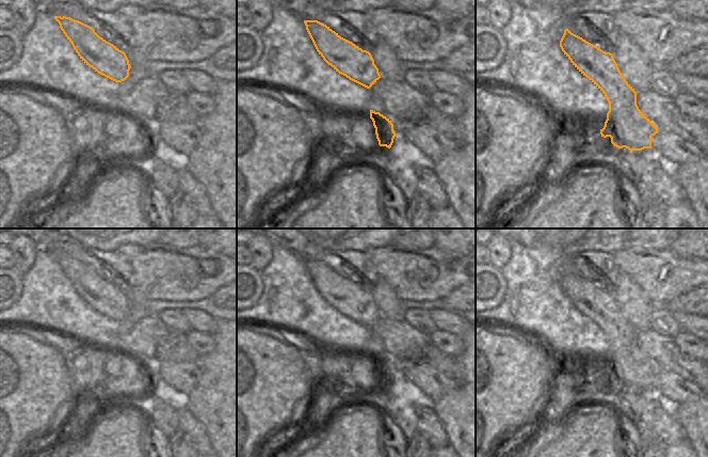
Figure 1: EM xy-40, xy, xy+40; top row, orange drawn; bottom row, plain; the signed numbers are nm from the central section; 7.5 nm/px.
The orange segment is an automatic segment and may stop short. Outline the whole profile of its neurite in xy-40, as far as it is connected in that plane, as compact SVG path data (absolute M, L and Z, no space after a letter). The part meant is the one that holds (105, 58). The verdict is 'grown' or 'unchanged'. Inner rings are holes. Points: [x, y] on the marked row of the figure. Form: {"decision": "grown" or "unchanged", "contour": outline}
{"decision": "unchanged", "contour": "M54 16L54 19L86 65L115 82L122 82L129 77L131 66L124 51L79 20L66 16Z"}

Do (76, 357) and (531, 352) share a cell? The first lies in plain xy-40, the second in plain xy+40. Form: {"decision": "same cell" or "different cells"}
{"decision": "same cell"}

